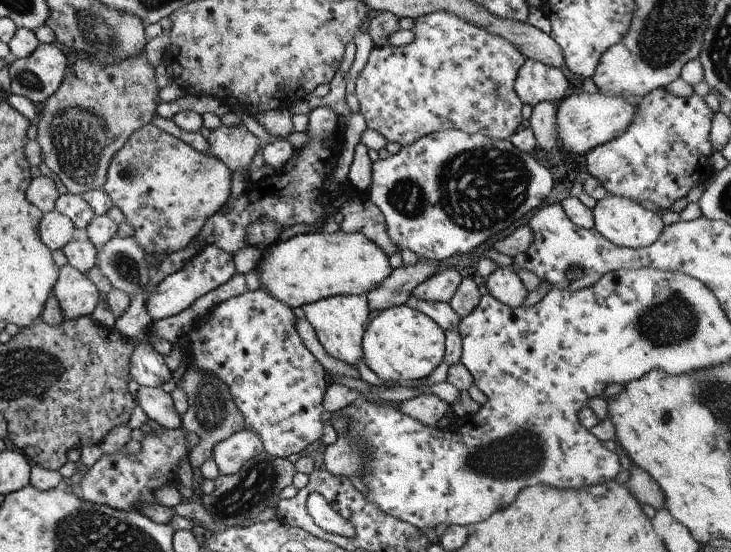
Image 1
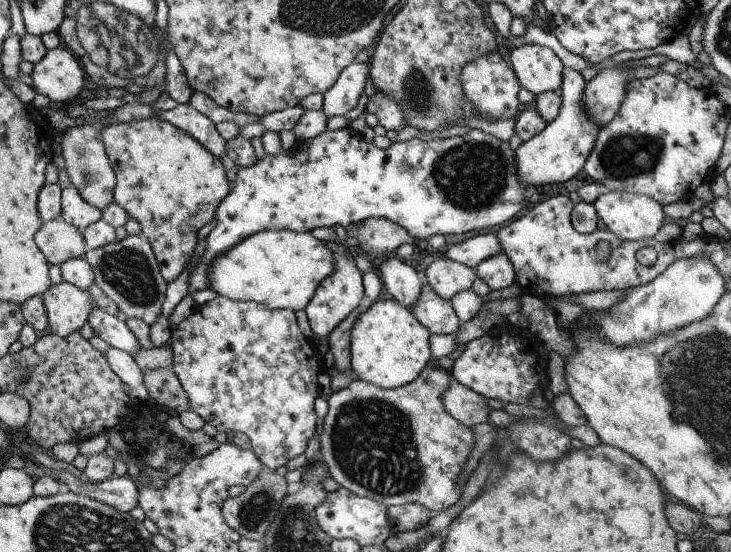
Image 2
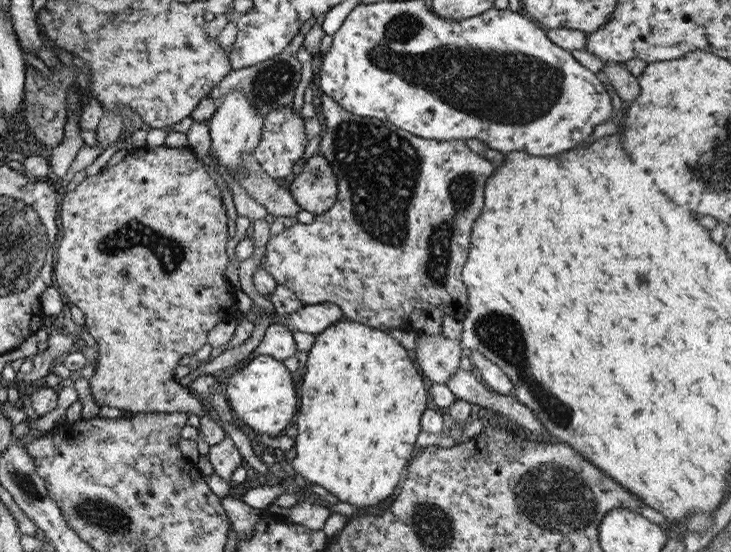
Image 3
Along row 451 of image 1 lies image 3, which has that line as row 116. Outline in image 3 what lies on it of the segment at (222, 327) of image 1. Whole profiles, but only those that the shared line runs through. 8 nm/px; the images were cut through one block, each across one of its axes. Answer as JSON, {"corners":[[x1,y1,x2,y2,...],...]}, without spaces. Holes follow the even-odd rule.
{"corners":[[291,104,281,105,267,112,267,116,262,120,260,139,257,140,257,145,252,152,267,176,279,181,293,174,307,144,307,138,303,133,303,119,299,113,293,112]]}

